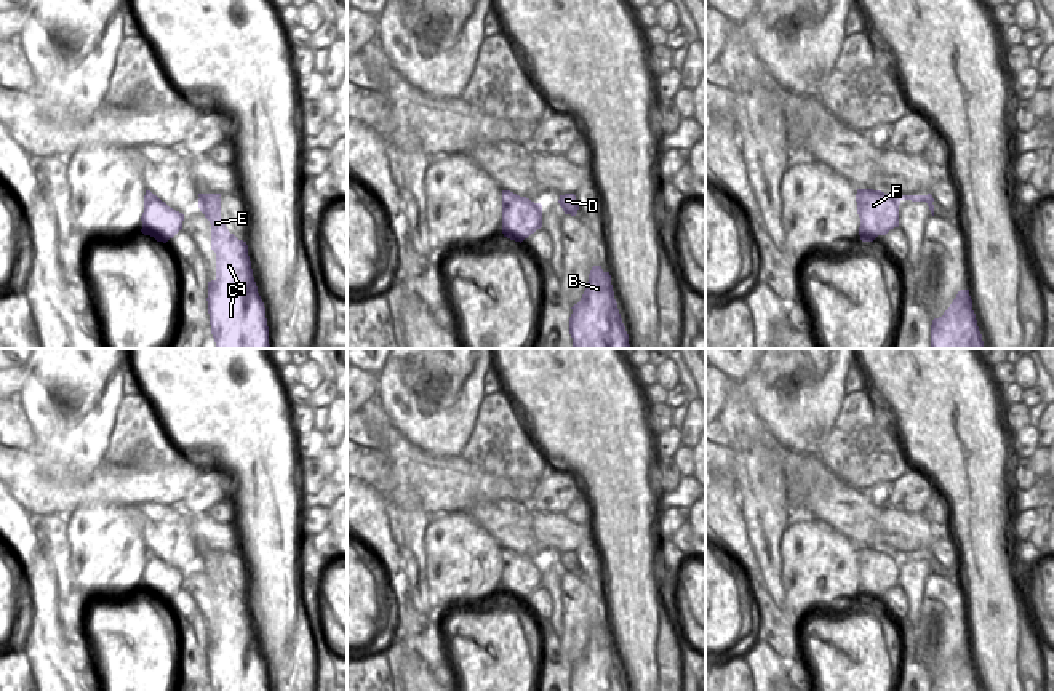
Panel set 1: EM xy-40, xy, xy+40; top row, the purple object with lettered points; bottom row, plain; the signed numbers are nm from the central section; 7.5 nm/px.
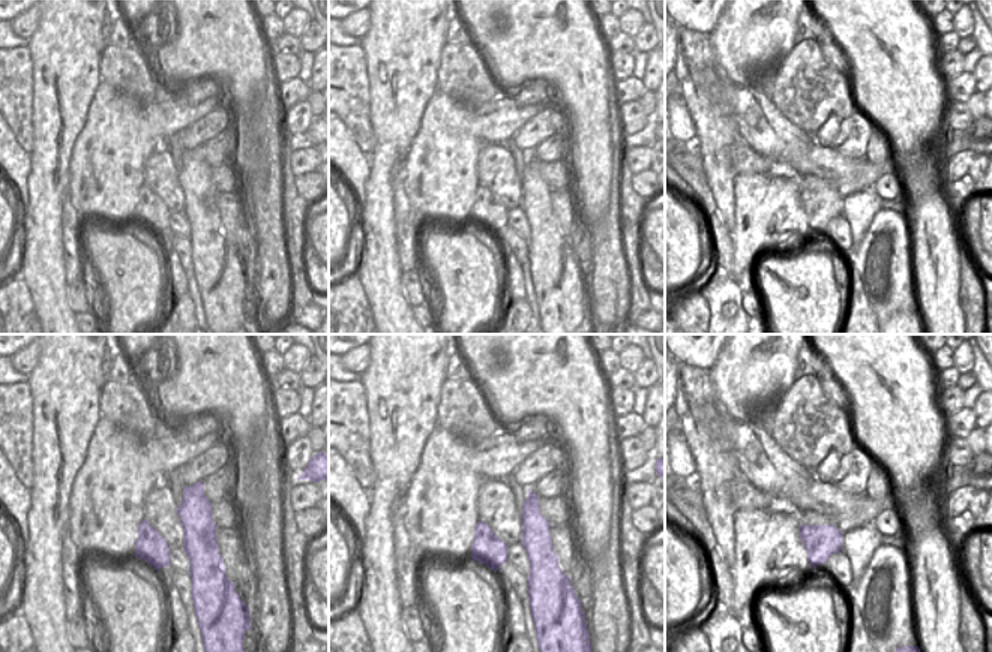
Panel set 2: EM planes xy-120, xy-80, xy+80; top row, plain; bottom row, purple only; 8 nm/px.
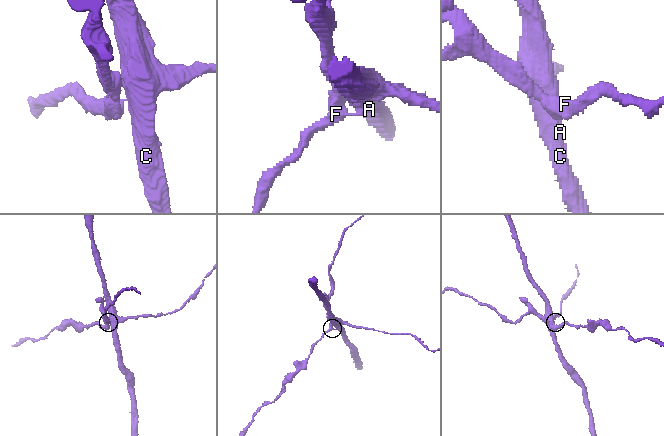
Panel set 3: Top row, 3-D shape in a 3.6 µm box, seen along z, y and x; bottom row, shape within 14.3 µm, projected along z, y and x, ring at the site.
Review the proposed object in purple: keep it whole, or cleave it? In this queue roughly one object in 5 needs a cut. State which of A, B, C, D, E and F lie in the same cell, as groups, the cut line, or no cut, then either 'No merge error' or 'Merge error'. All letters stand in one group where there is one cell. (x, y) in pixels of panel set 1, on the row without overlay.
Groups: A B C E / D F. Split along xy-40 (200, 554), (218, 555). Merge error.

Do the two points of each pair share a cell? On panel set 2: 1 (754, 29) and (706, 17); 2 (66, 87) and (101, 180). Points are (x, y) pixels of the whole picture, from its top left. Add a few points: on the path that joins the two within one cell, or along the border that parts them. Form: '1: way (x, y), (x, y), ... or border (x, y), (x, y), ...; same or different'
1: border (721, 15), (709, 33); different
2: border (93, 96), (69, 162); different

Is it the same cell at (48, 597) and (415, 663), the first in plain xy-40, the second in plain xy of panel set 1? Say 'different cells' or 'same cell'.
same cell

